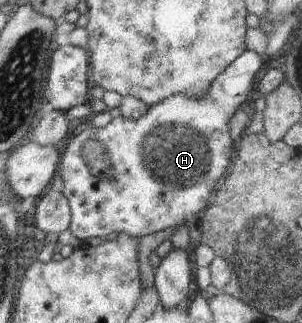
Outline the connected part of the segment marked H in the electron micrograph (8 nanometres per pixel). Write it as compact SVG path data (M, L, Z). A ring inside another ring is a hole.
M245 50L220 73L200 96L176 93L158 104L150 105L147 113L138 120L123 116L113 118L105 127L79 128L79 135L73 137L60 155L59 175L63 179L62 194L67 198L71 210L69 231L84 241L89 237L112 237L124 233L137 238L175 228L197 218L206 208L211 195L223 177L229 172L235 148L229 135L229 121L237 109L244 107L249 91L253 89L255 75L259 73L265 58L254 50ZM95 139L107 149L107 164L113 167L114 180L98 180L91 175L83 160L83 145Z

